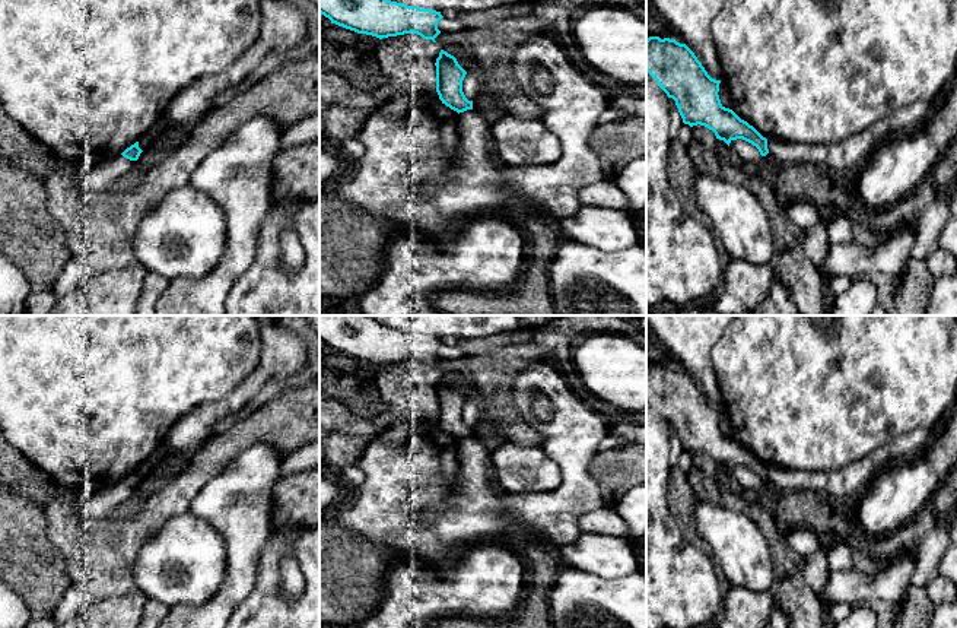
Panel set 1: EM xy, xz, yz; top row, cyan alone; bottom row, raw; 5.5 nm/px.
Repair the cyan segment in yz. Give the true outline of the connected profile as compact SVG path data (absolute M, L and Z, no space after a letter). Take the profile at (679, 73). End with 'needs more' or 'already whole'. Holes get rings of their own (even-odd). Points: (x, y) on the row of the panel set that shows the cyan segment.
M649 37L646 39L646 72L667 96L675 101L684 124L705 126L728 146L732 140L743 139L756 146L762 156L769 153L767 139L721 104L718 95L721 80L708 74L686 44Z; already whole

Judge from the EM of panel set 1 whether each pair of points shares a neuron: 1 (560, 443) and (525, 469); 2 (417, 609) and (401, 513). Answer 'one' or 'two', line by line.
1: two
2: two

